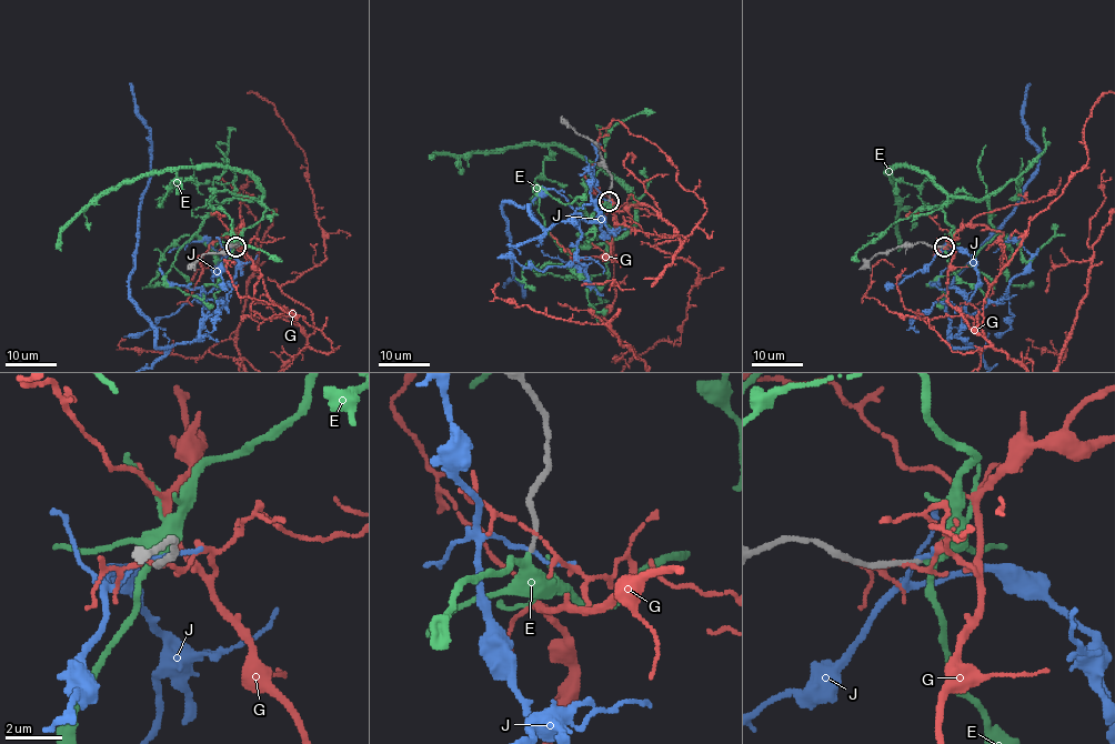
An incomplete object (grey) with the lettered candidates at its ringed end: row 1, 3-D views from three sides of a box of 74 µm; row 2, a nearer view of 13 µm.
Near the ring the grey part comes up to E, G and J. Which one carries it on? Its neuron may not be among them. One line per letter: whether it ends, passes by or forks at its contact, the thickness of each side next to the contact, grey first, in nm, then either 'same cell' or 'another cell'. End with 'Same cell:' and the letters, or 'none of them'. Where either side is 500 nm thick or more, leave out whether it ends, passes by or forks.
E: it passes by; 180 nm thick on the grey side, 300 nm on the other; same cell
G: it passes by; 240 nm thick on the grey side, 100 nm on the other; another cell
J: it passes by; 170 nm thick on the grey side, 120 nm on the other; another cell
Same cell: E

